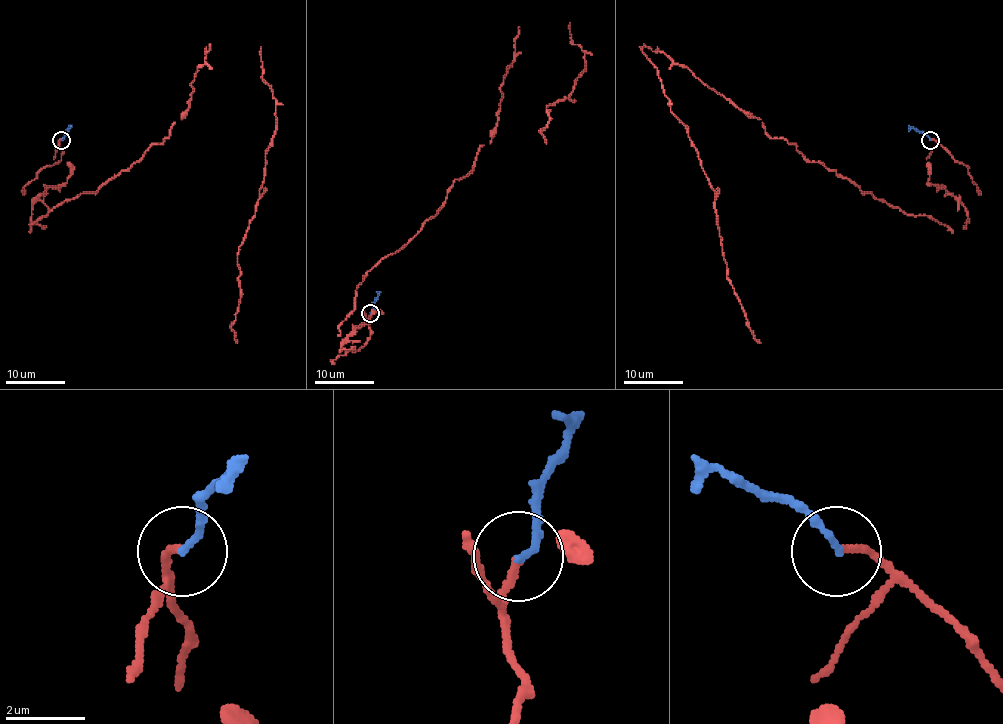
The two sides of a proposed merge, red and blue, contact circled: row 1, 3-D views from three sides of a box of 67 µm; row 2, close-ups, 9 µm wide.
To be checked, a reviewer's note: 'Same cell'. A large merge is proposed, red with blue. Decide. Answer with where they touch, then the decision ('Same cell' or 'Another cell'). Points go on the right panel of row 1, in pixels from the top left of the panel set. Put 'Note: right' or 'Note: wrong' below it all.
Place: (930, 140). Same cell
Note: right

